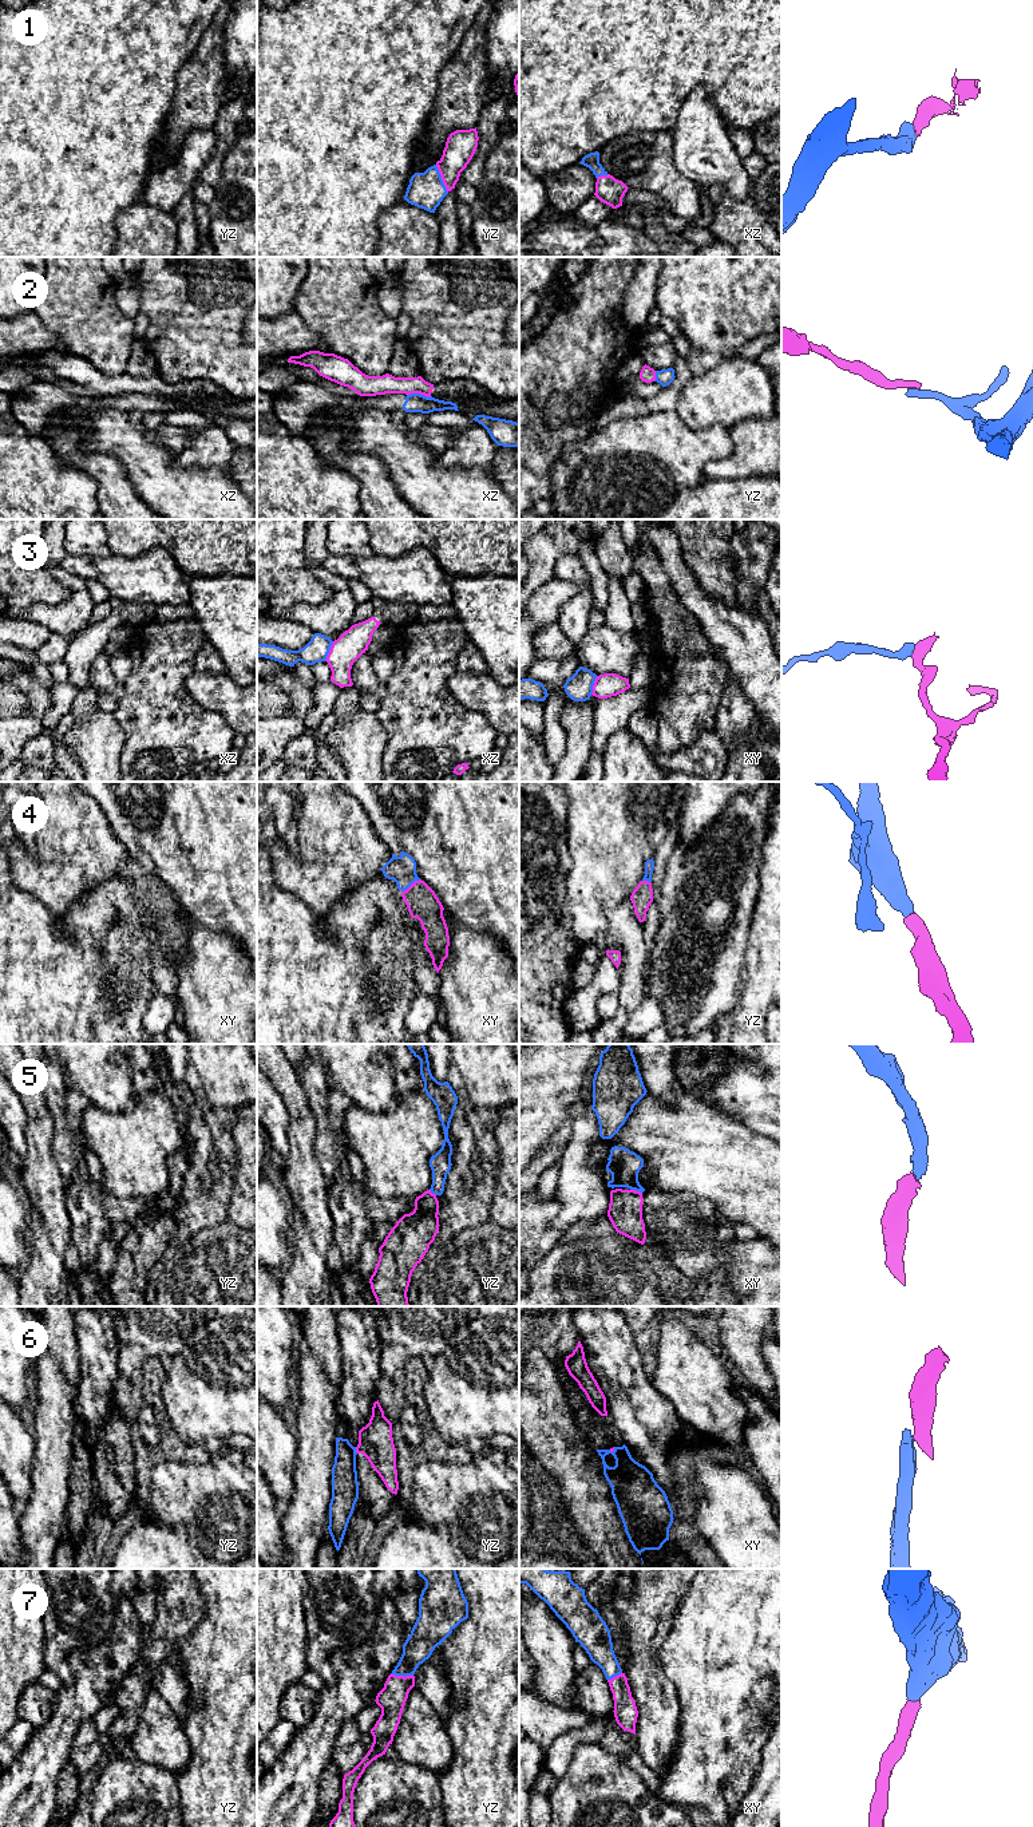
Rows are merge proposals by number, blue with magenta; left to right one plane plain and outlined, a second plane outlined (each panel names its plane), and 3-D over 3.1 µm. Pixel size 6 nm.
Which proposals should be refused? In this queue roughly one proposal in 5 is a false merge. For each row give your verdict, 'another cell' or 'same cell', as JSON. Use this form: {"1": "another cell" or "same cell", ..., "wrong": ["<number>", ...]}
{"1": "same cell", "2": "another cell", "3": "another cell", "4": "same cell", "5": "same cell", "6": "another cell", "7": "same cell", "wrong": ["2", "3", "6"]}

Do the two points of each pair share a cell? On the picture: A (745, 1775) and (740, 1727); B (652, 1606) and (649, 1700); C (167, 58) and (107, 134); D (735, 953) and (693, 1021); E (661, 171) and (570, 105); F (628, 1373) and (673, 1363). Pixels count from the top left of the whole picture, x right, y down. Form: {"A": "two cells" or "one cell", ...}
{"A": "one cell", "B": "one cell", "C": "one cell", "D": "one cell", "E": "two cells", "F": "two cells"}

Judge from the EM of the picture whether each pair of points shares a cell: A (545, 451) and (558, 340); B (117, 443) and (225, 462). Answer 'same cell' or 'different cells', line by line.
A: same cell
B: different cells

